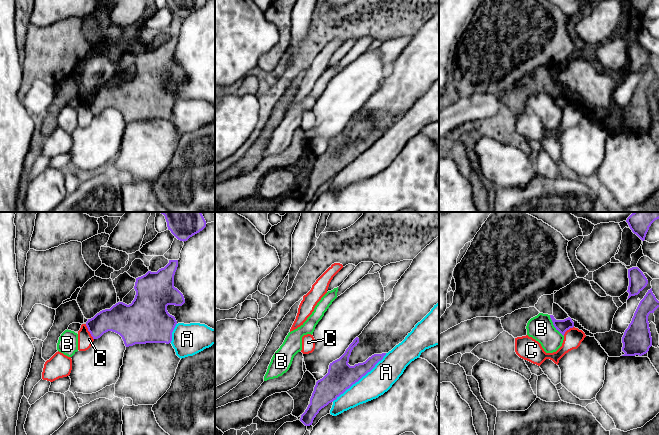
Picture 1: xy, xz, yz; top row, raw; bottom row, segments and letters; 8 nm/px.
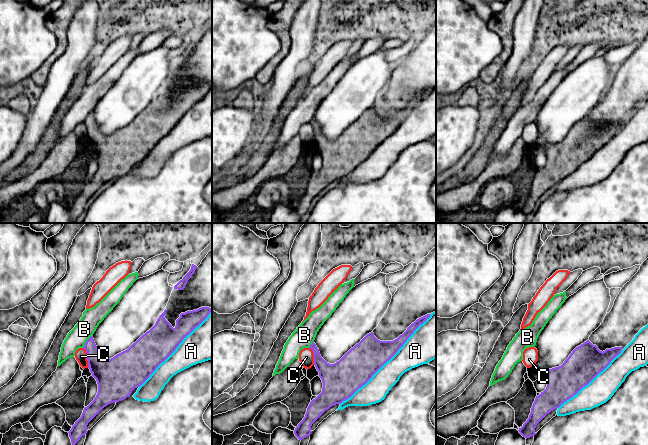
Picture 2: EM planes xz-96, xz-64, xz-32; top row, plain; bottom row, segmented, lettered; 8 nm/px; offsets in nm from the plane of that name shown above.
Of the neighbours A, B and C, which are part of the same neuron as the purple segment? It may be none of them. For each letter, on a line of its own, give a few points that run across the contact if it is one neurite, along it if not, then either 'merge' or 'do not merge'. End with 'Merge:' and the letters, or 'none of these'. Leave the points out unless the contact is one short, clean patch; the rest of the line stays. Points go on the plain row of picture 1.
A: do not merge
B: line yz (549, 91), (553, 102), (563, 112); do not merge
C: line xy (85, 100), (93, 115); do not merge
Merge: none of these

